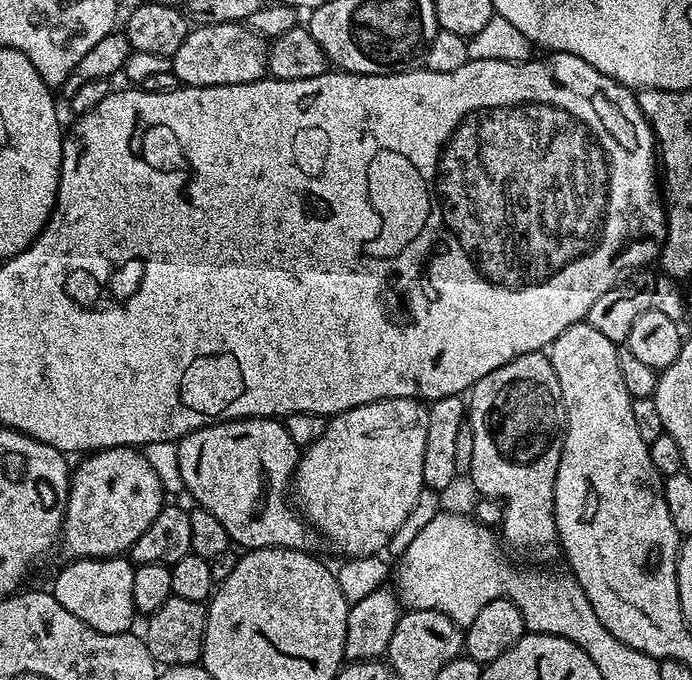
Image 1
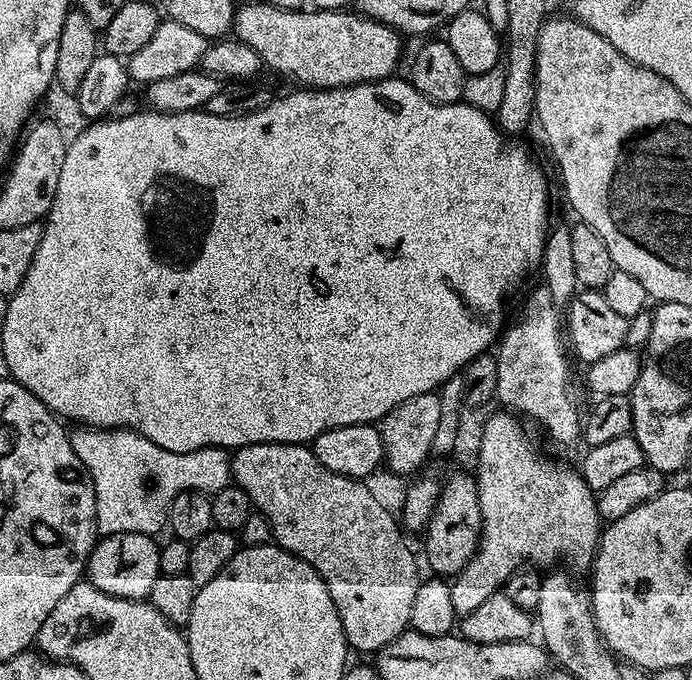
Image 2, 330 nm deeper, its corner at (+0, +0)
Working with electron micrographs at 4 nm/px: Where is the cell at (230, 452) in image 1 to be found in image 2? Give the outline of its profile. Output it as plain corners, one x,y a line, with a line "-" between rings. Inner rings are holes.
251,444
235,449
230,459
232,480
250,494
253,509
270,522
273,541
314,566
326,582
330,598
334,598
334,606
338,606
338,618
342,618
349,649
375,654
409,631
414,596
422,581
421,565
417,553
415,556
404,541
405,533
397,517
395,520
388,513
387,506
364,485
367,483
363,479
326,470
311,447
302,444

